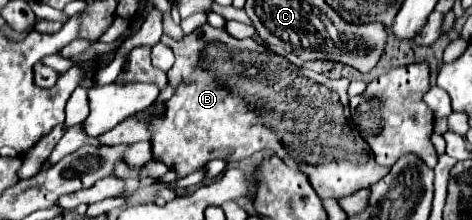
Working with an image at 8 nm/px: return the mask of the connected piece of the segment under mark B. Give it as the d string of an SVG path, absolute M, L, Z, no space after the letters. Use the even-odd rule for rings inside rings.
M210 24L196 28L180 42L172 40L170 36L162 36L162 44L170 46L176 56L174 66L168 70L168 80L174 86L174 94L166 102L166 120L158 120L158 124L154 124L152 154L156 160L176 170L178 176L196 172L212 158L236 162L264 148L272 150L274 156L282 158L288 166L298 166L298 170L310 178L312 188L322 200L338 200L350 196L360 188L370 188L370 184L388 174L388 166L376 164L370 146L366 144L366 140L362 140L360 132L352 124L350 112L346 112L346 116L342 116L342 112L328 112L326 116L326 112L322 114L320 110L322 102L310 96L312 92L304 94L304 98L298 98L300 94L296 92L296 88L284 80L284 70L280 68L278 72L274 68L274 60L278 60L280 56L276 56L270 48L254 42L252 38L238 40L230 36L224 28L214 28Z

